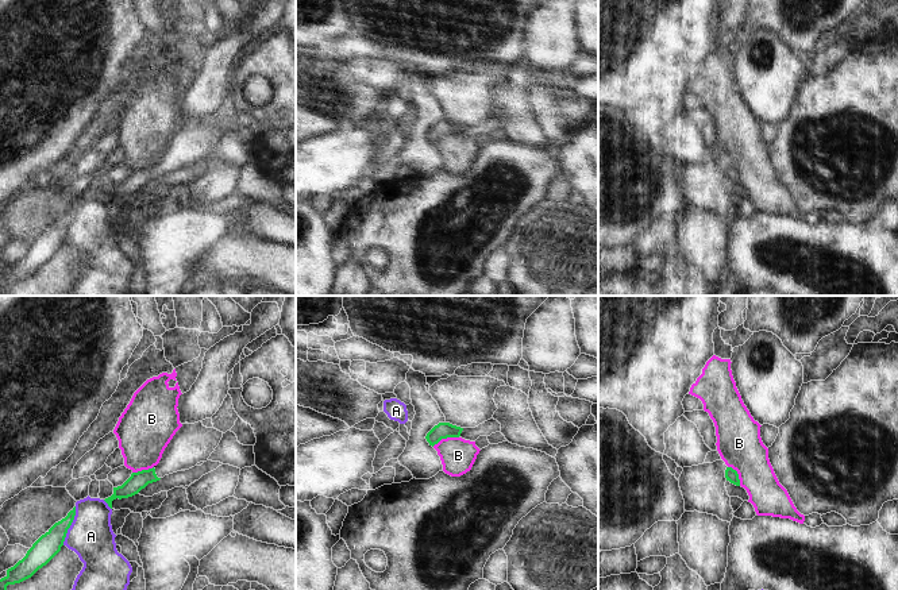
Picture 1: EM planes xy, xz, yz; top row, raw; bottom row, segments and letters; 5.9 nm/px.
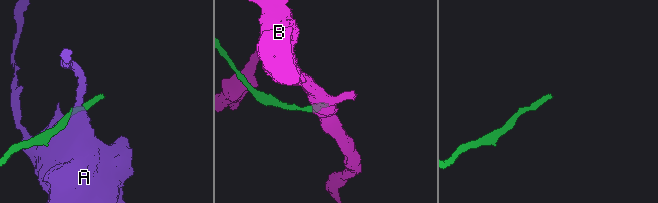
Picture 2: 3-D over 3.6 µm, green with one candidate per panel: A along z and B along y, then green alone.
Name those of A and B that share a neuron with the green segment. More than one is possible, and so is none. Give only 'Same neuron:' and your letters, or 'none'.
Same neuron: none

